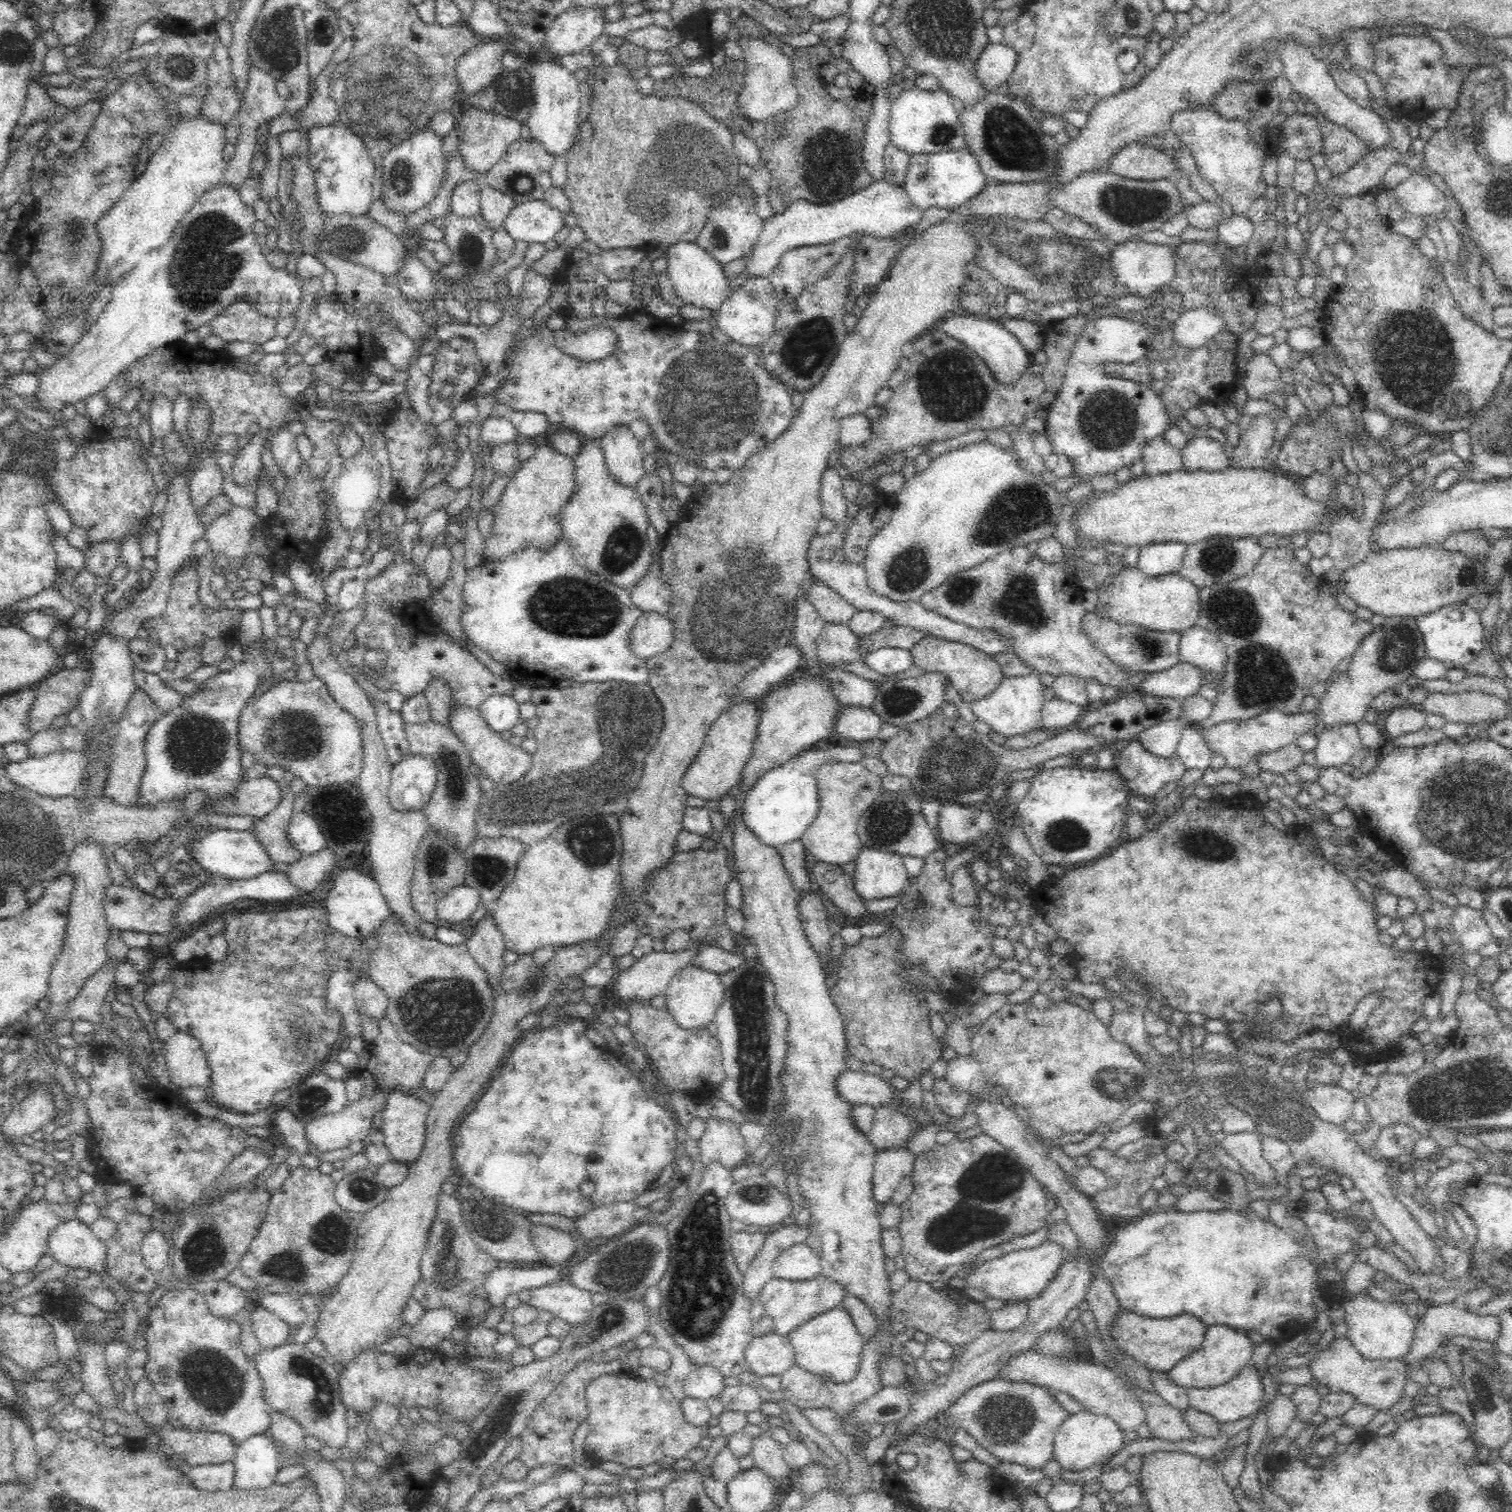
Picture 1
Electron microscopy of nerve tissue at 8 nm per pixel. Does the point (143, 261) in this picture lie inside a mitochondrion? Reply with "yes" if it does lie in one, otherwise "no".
no

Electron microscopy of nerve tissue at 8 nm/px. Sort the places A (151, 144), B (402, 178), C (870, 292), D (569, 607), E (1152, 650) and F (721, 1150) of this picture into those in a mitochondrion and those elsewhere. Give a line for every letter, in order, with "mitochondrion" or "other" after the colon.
A: other
B: mitochondrion
C: other
D: mitochondrion
E: mitochondrion
F: other

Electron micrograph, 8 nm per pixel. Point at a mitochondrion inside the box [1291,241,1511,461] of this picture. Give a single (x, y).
(1410, 366)

